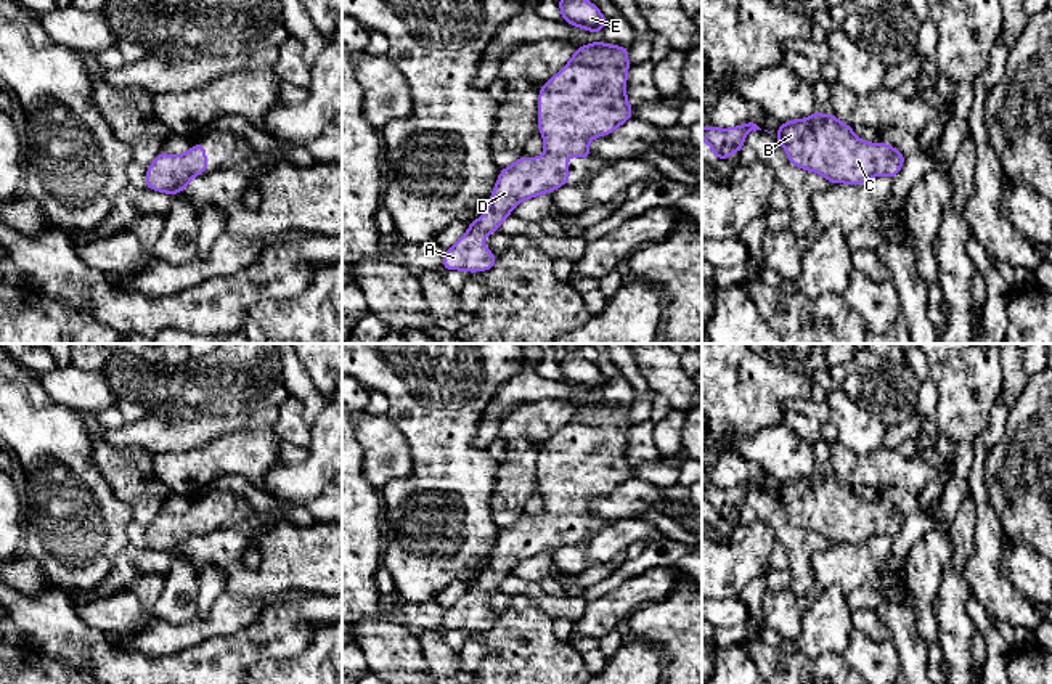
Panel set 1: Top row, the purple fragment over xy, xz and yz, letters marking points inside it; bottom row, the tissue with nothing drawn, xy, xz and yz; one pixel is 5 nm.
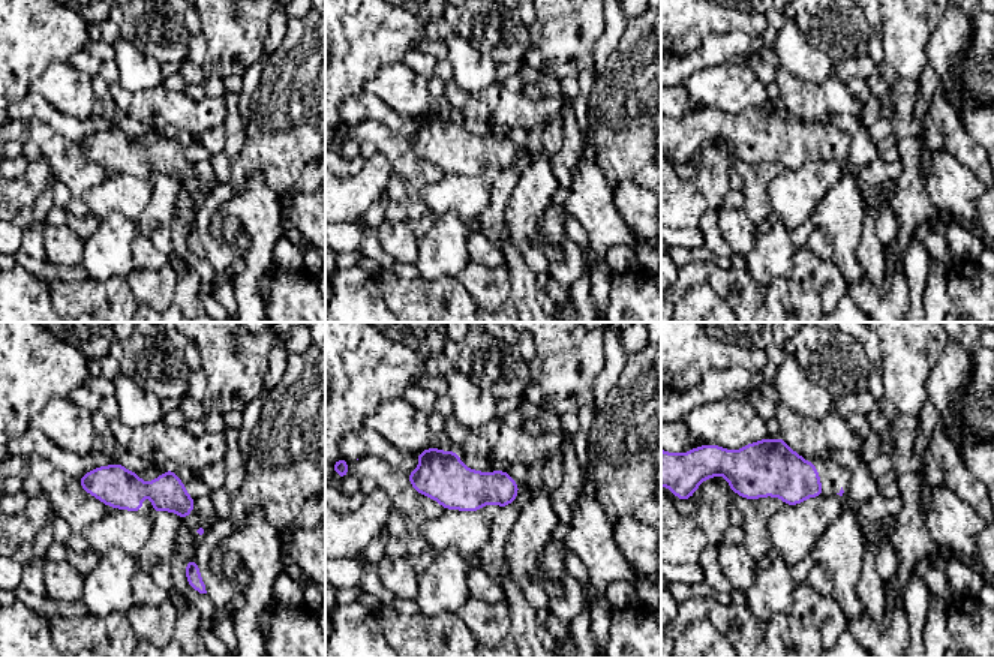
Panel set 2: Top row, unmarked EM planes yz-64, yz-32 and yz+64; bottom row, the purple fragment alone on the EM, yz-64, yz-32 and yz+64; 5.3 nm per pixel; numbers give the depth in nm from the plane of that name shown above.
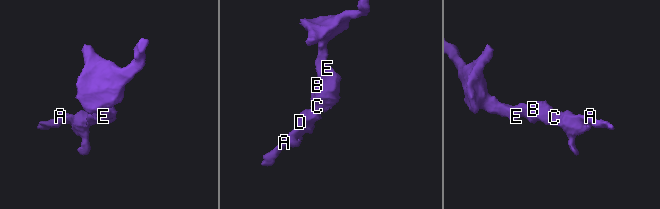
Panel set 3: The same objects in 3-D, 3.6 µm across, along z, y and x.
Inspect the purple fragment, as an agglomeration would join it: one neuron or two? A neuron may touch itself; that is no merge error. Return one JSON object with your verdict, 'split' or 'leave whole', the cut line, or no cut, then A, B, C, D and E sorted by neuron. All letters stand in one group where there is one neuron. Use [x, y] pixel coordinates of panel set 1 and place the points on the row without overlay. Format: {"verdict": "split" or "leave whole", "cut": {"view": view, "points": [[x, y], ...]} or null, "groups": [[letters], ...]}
{"verdict": "leave whole", "cut": null, "groups": [["A", "B", "C", "D", "E"]]}

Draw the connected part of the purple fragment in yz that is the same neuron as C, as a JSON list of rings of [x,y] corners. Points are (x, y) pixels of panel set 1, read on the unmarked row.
[[[818,469],[811,477],[795,478],[779,485],[774,496],[787,512],[789,520],[803,530],[816,531],[832,543],[859,544],[875,535],[895,538],[903,528],[904,514],[890,504],[864,501],[853,493],[853,488],[840,482],[835,474],[822,475]]]

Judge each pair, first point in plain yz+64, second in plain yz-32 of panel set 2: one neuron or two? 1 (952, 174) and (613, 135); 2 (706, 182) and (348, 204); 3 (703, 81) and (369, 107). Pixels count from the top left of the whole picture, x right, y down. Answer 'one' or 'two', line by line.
1: two
2: one
3: two

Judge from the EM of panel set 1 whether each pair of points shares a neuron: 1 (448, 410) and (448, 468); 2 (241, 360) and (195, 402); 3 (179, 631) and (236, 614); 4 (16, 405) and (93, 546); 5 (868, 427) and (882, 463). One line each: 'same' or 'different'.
1: same
2: same
3: same
4: same
5: different

